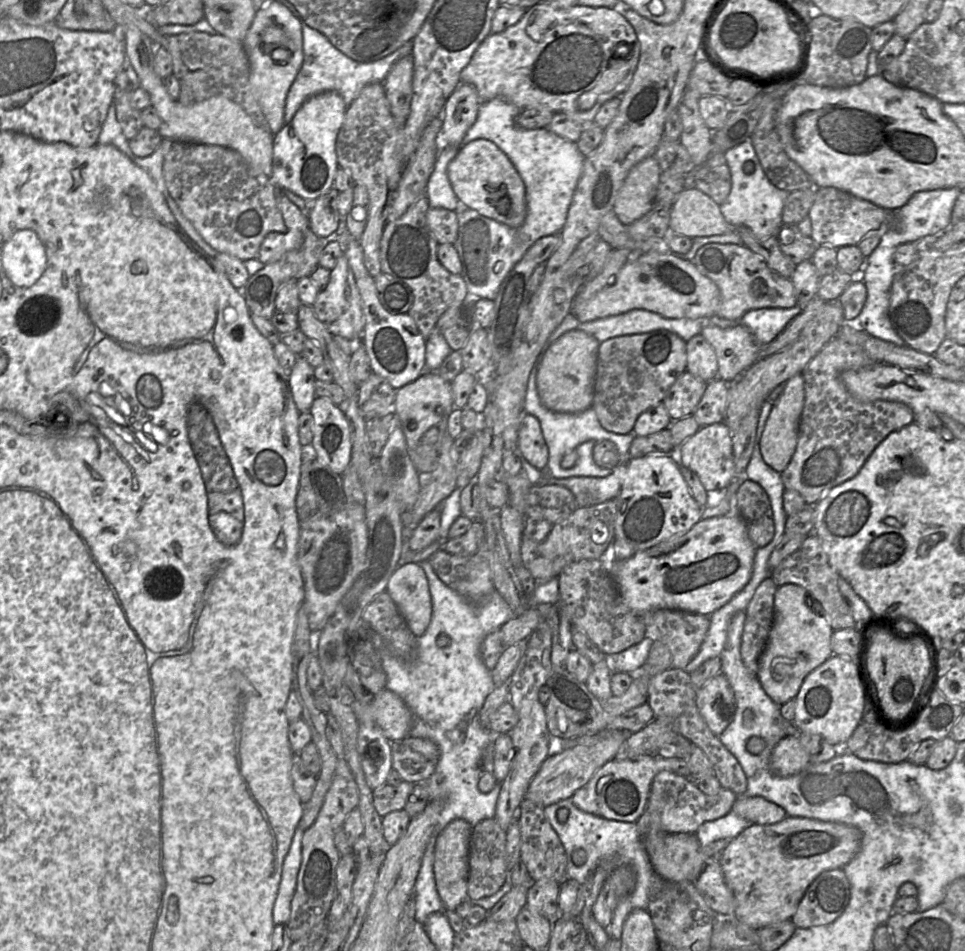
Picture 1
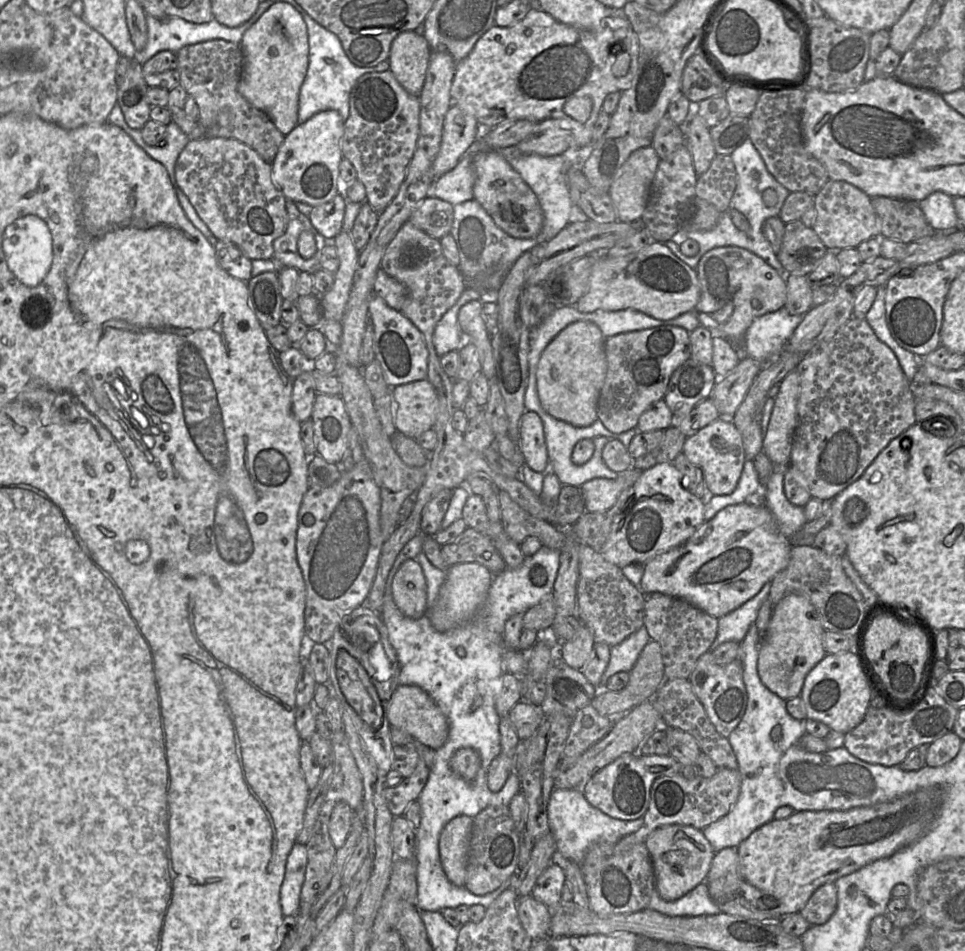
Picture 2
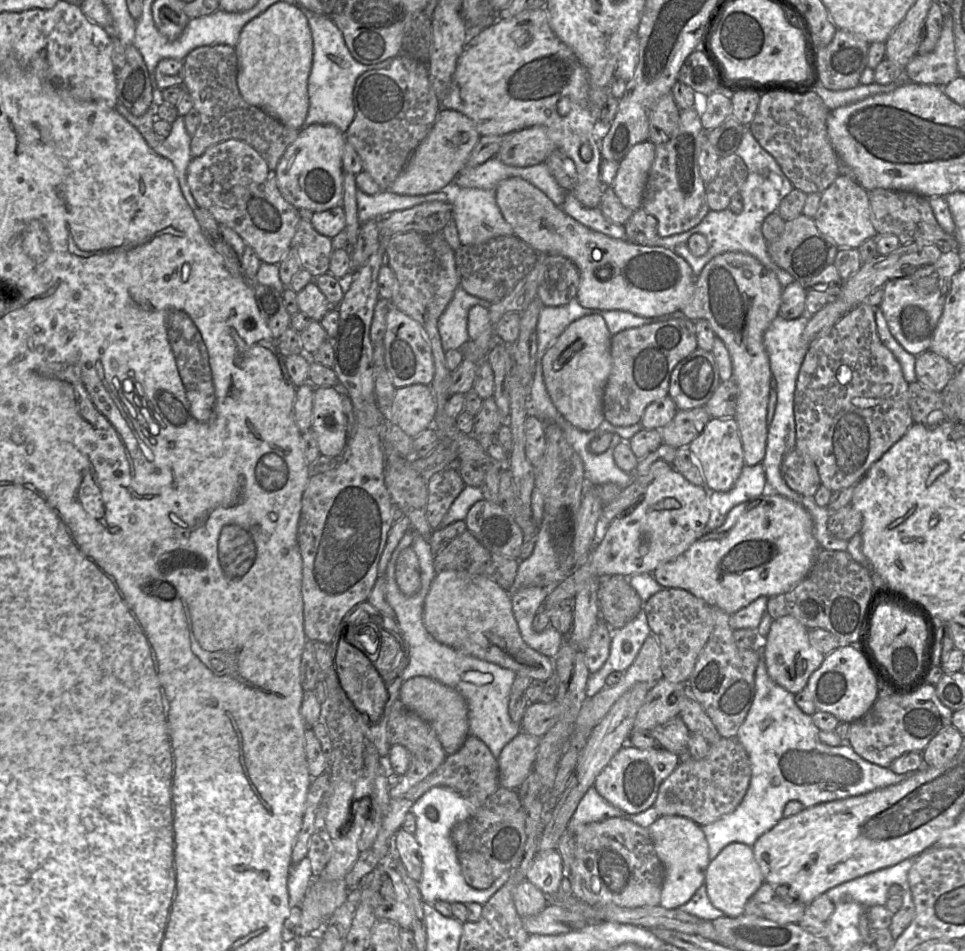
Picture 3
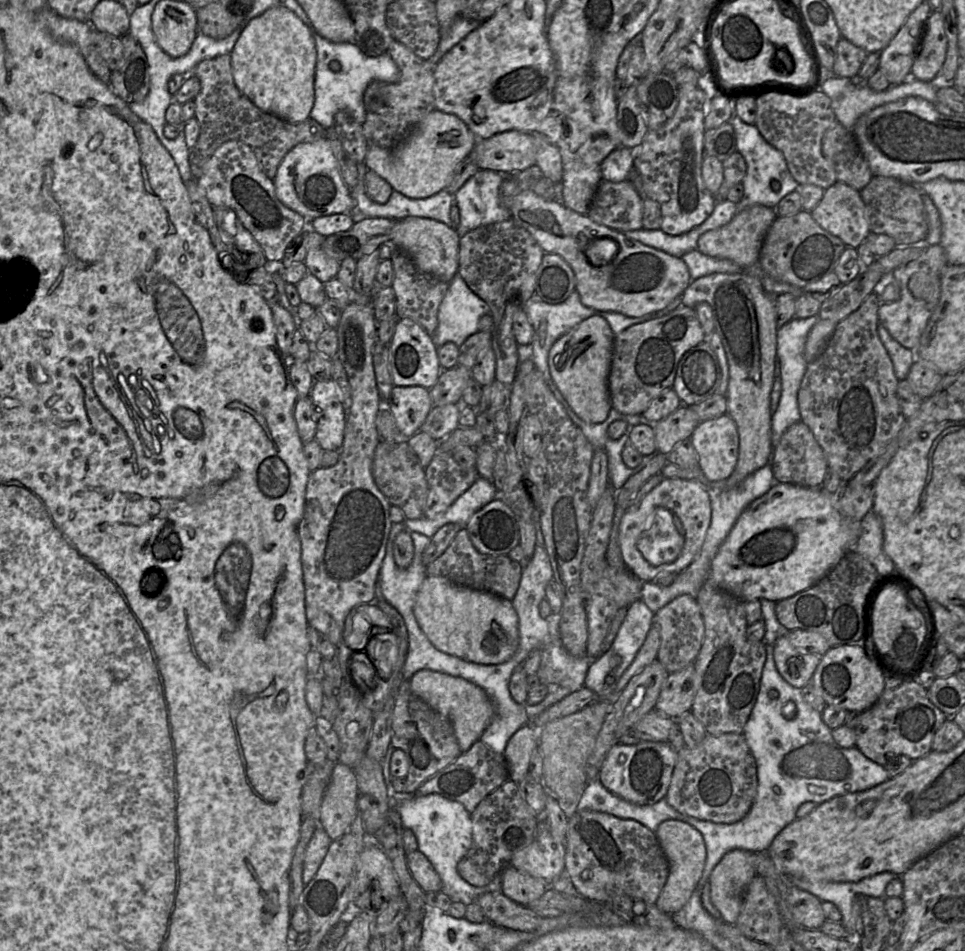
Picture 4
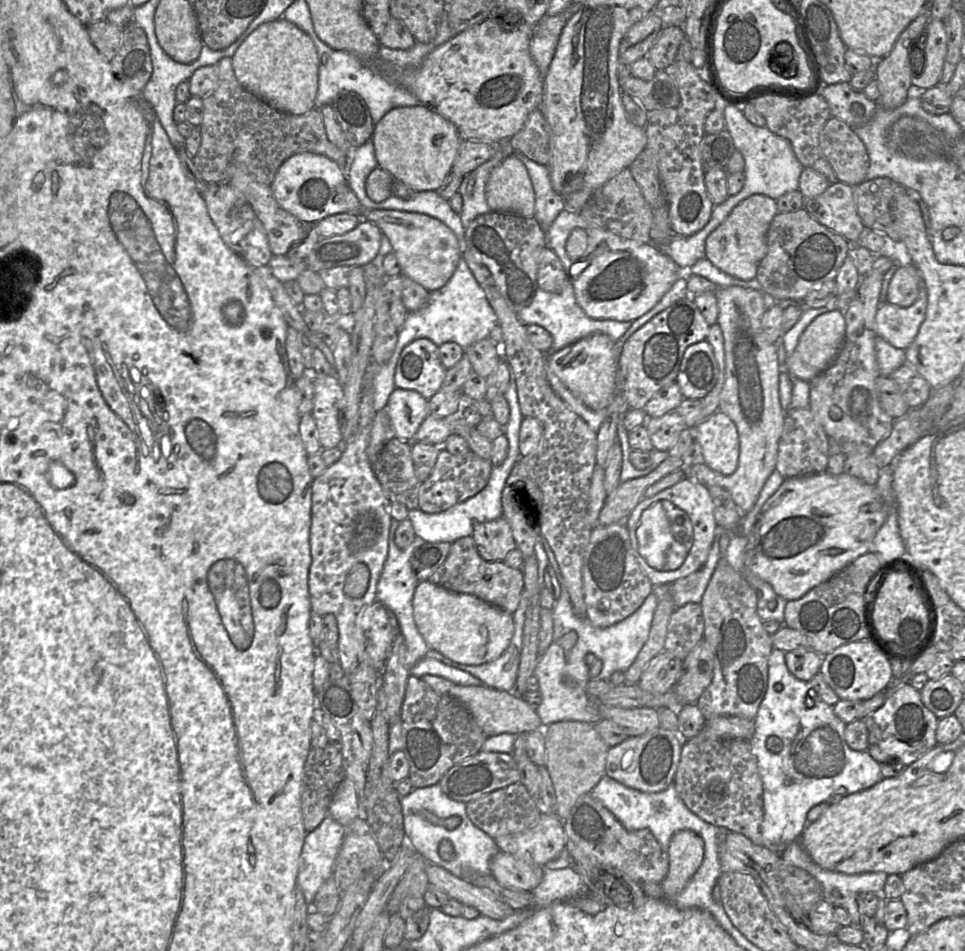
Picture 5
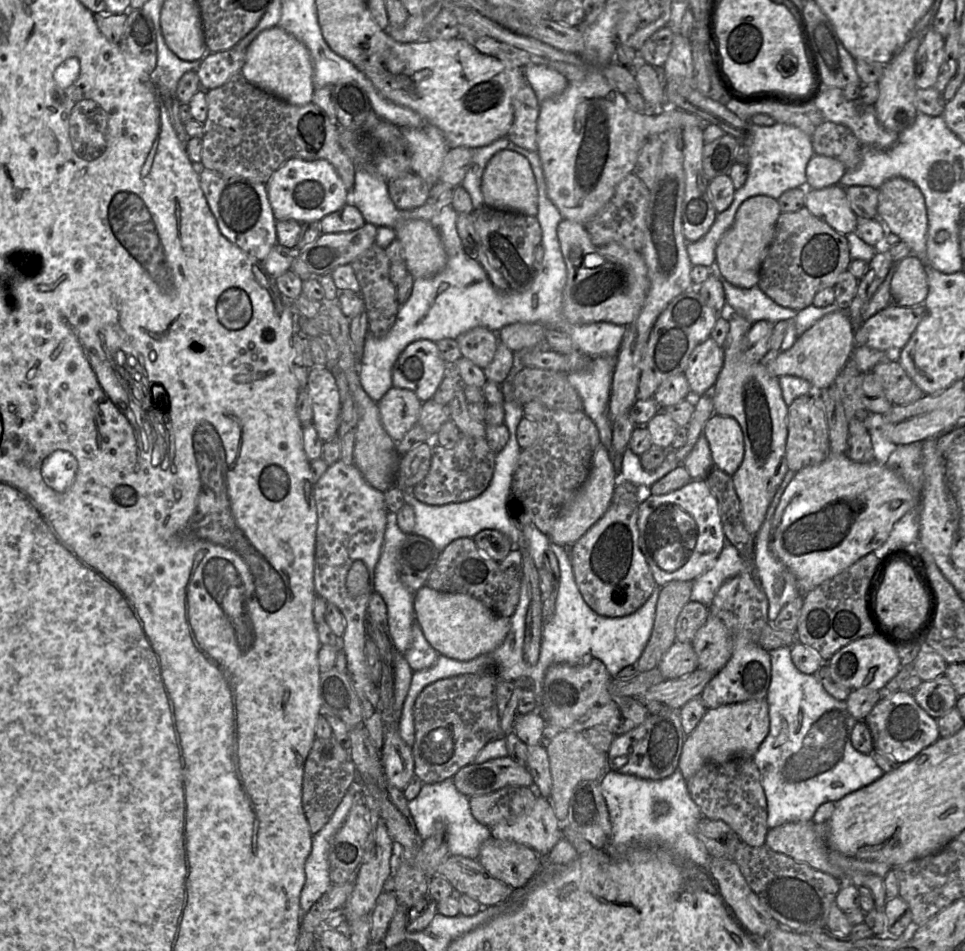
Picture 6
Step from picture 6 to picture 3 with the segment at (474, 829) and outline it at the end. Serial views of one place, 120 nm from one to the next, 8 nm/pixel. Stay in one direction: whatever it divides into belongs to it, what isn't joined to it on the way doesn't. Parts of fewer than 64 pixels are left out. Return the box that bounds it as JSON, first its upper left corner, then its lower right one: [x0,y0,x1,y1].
[410,786,510,906]

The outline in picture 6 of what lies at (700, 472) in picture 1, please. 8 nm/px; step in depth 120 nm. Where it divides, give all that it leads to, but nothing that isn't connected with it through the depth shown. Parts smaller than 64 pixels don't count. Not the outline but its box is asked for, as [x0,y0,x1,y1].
[702,413,744,476]

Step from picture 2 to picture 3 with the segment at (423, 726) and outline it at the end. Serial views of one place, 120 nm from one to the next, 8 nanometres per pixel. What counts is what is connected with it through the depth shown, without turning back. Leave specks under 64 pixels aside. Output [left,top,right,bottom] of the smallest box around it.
[399,676,469,755]

